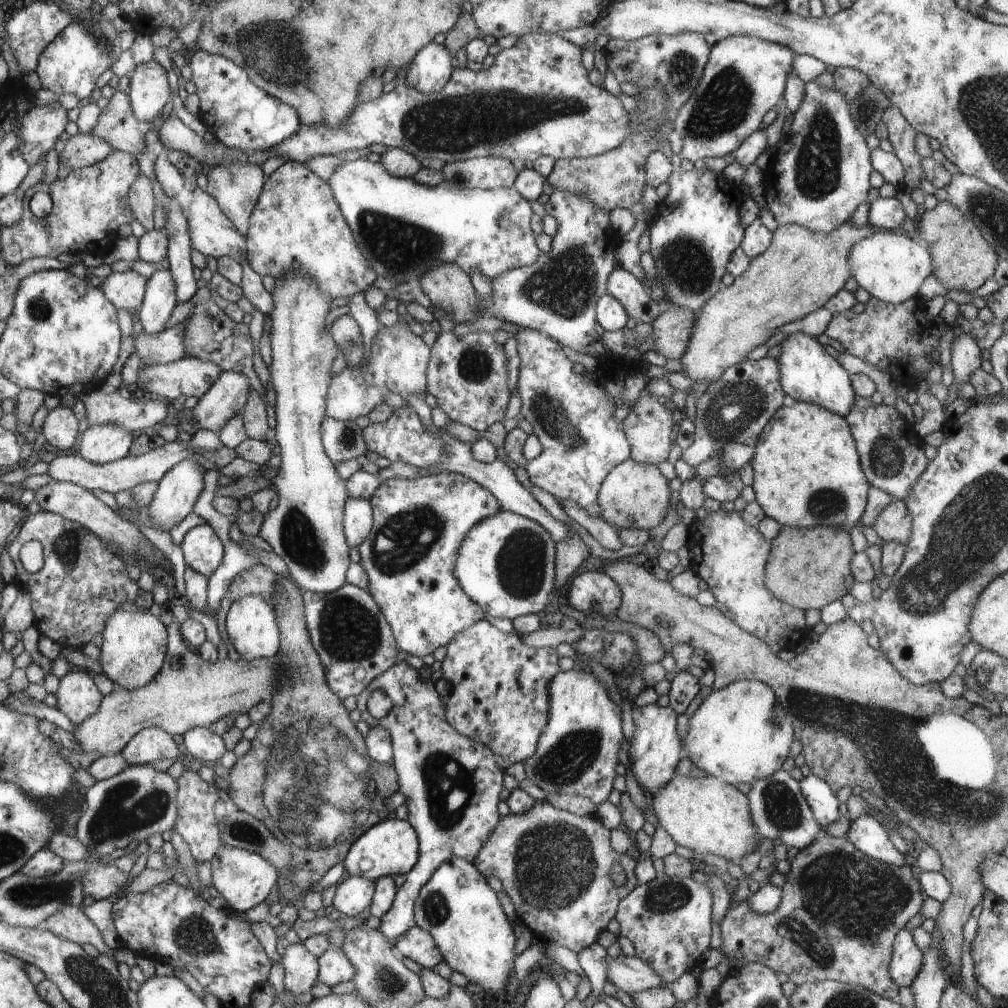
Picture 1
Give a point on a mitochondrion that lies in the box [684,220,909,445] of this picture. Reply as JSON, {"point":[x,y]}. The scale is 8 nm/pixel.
{"point":[741,403]}

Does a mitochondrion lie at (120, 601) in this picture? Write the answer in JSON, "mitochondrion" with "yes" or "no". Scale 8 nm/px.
{"mitochondrion":"no"}

